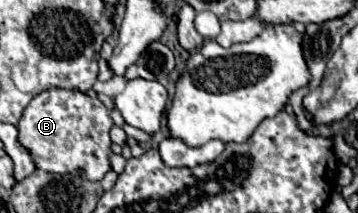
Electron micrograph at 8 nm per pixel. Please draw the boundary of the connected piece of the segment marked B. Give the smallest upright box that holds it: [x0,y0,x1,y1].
[17,89,113,181]

